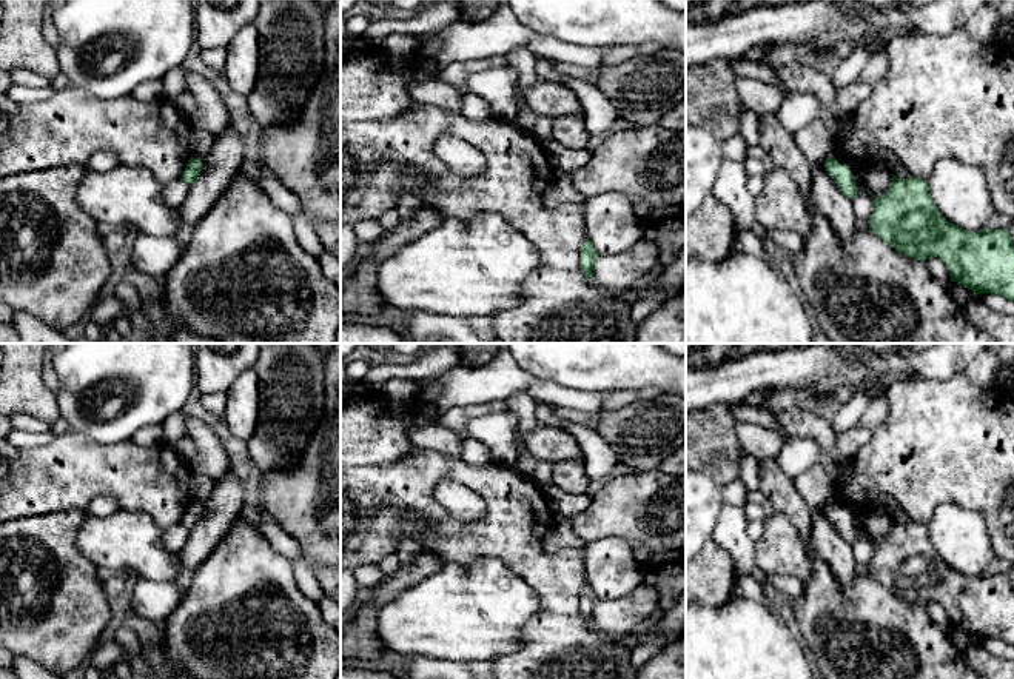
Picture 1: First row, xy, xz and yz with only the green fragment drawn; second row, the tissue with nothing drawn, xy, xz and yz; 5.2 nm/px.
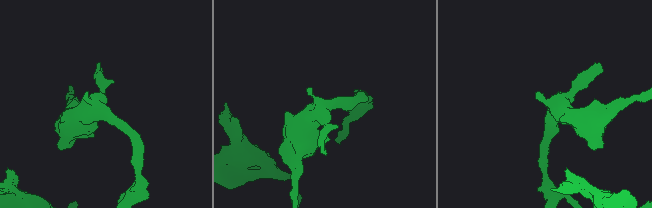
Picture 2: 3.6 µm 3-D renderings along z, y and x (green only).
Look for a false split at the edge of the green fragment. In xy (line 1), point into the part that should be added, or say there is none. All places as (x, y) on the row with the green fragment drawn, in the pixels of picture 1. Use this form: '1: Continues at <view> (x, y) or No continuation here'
1: No continuation here

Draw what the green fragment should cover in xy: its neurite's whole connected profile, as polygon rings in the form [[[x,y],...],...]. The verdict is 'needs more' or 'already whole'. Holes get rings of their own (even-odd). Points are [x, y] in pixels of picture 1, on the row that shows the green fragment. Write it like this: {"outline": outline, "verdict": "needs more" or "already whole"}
{"outline": [[[191,157],[186,163],[180,182],[191,185],[197,179],[202,168],[202,159]]], "verdict": "already whole"}

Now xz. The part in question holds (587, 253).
{"outline": [[[587,237],[579,248],[579,265],[581,265],[584,277],[587,277],[587,279],[592,277],[592,268],[593,268],[598,256],[599,254],[598,254],[596,248],[592,245],[592,242]]], "verdict": "already whole"}

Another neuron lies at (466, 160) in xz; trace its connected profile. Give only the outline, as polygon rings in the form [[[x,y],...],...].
[[[444,134],[436,140],[435,154],[461,177],[479,177],[485,171],[484,154],[452,134]]]

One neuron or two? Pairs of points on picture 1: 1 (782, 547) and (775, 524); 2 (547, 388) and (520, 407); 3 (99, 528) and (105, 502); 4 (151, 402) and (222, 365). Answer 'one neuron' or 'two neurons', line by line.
1: one neuron
2: two neurons
3: two neurons
4: two neurons

